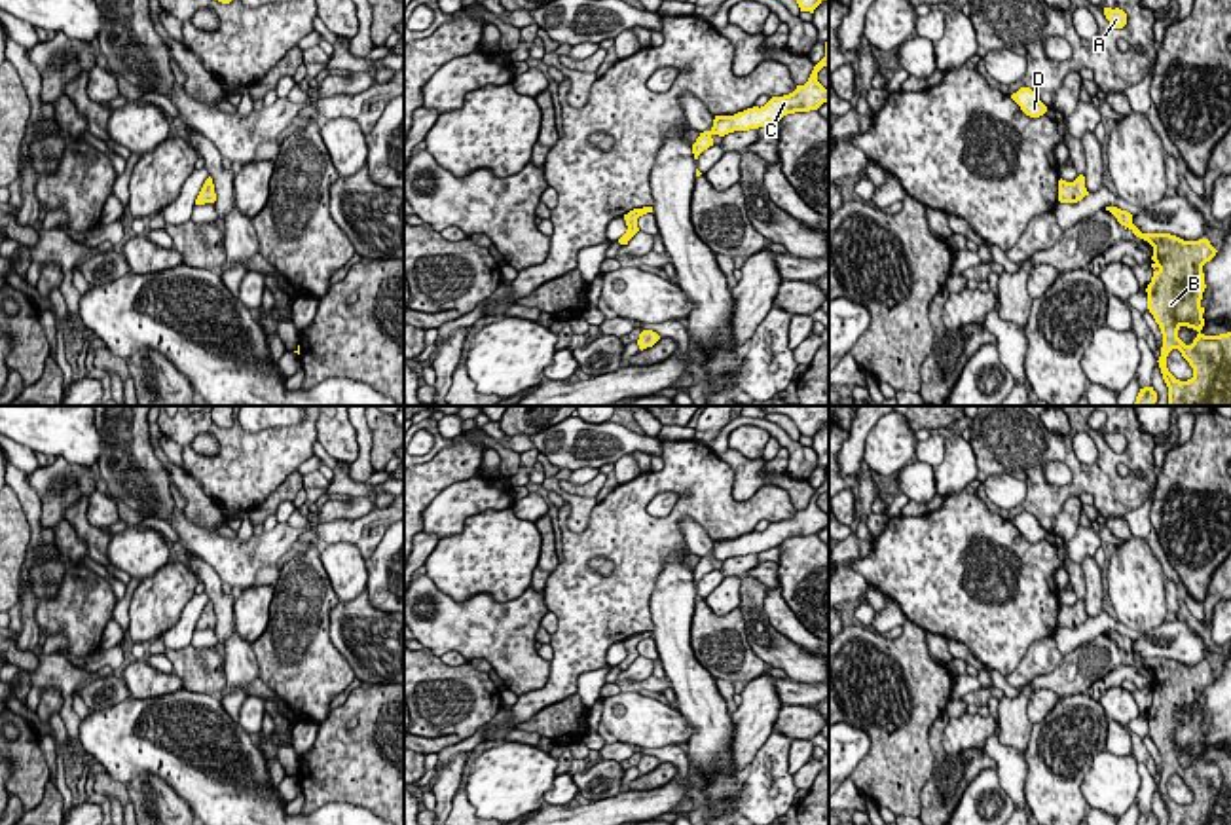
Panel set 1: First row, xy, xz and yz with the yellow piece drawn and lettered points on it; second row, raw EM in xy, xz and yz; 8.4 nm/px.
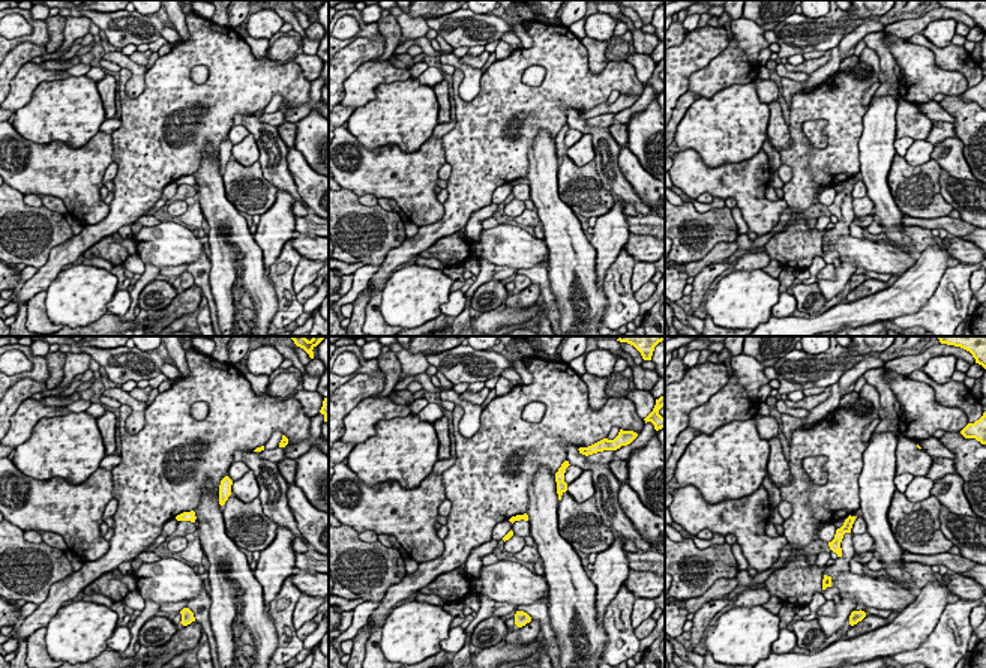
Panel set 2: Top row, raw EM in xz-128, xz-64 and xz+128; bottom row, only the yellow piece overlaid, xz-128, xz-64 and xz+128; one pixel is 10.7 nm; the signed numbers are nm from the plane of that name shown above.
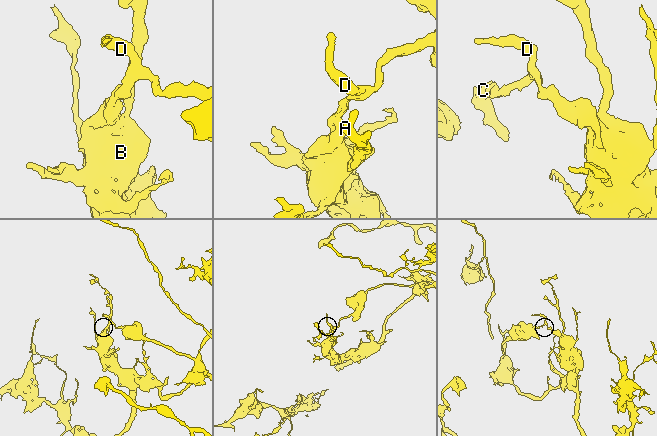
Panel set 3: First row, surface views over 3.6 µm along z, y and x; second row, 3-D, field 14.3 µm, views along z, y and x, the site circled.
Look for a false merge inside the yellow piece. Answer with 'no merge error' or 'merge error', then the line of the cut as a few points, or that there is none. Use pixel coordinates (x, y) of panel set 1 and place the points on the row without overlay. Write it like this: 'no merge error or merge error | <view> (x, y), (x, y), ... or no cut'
merge error | yz (1065, 607), (1084, 621)

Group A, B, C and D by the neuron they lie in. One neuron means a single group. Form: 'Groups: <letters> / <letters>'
Groups: A B / C D

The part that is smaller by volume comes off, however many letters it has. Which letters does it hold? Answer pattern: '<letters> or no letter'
C, D

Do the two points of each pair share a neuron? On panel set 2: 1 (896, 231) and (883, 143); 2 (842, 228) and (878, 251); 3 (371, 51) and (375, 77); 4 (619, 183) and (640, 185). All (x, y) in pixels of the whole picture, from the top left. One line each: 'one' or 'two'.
1: one
2: two
3: two
4: two

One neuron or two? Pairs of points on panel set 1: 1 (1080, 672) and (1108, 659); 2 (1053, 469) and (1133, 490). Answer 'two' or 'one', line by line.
1: one
2: two

